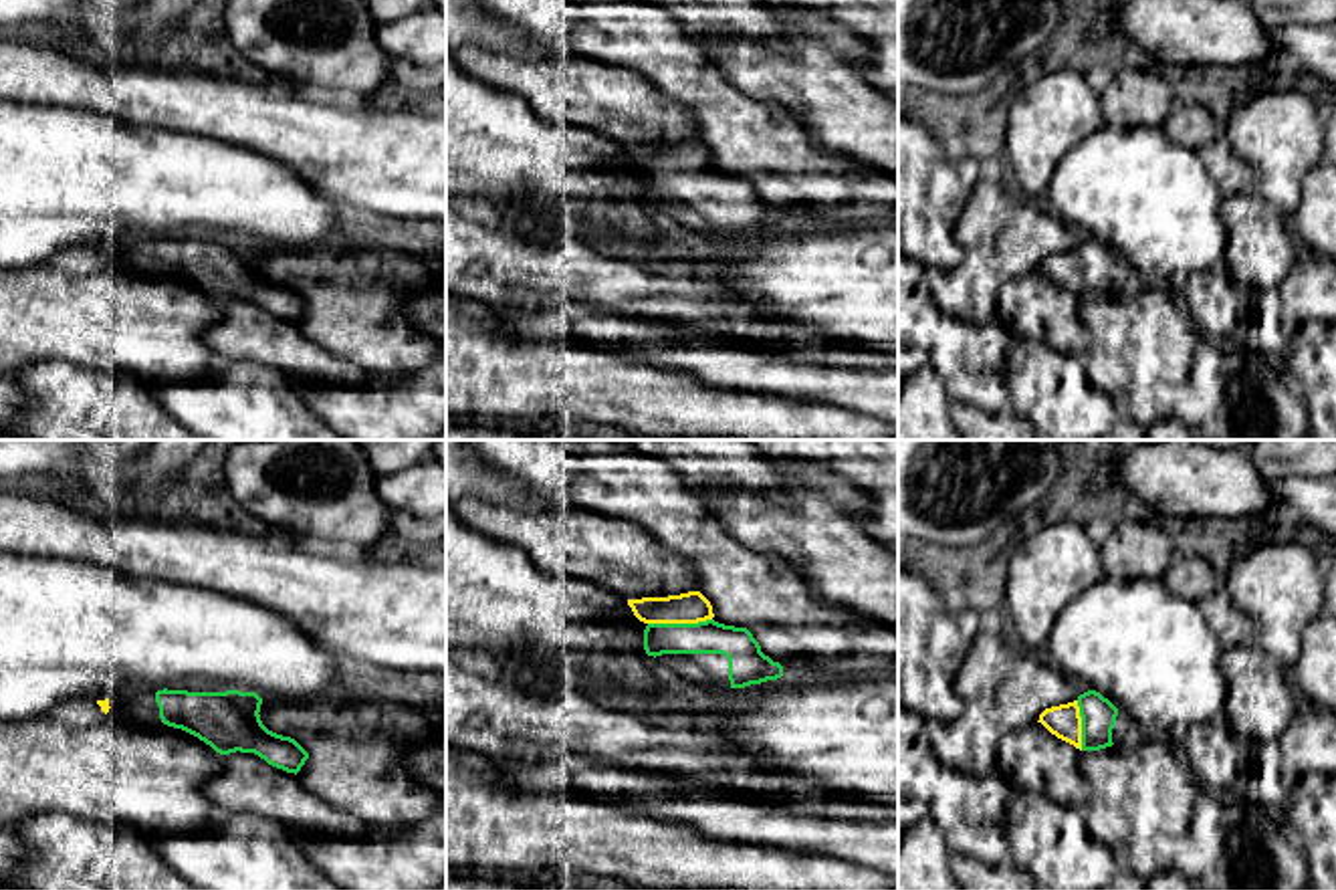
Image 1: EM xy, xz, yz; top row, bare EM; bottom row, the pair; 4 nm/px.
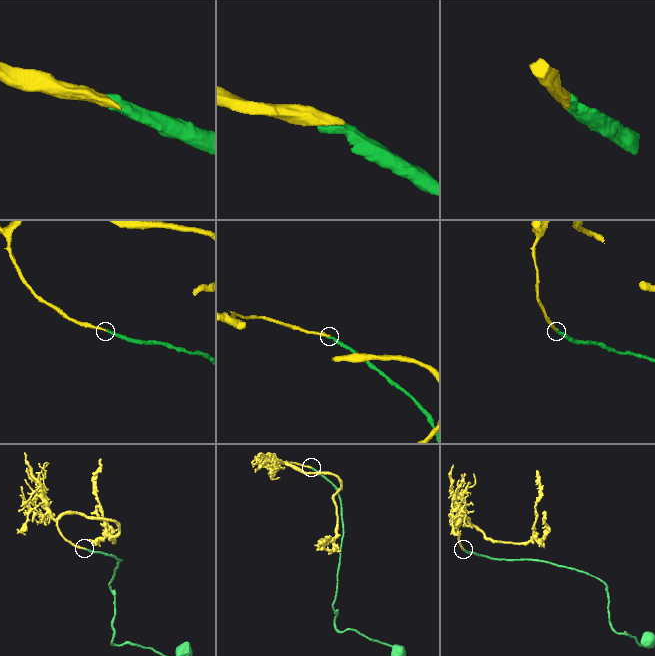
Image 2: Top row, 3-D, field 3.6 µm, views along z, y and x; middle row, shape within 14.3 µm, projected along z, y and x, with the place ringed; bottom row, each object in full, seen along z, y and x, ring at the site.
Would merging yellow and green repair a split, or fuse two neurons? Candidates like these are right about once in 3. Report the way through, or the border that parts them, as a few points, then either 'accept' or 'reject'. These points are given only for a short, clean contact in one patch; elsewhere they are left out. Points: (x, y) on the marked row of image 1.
way xz (687, 608), (679, 622), (699, 634), (737, 644); accept

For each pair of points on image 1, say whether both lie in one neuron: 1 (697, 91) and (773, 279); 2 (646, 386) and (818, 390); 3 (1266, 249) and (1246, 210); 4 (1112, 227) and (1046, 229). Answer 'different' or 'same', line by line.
1: different
2: different
3: same
4: different

